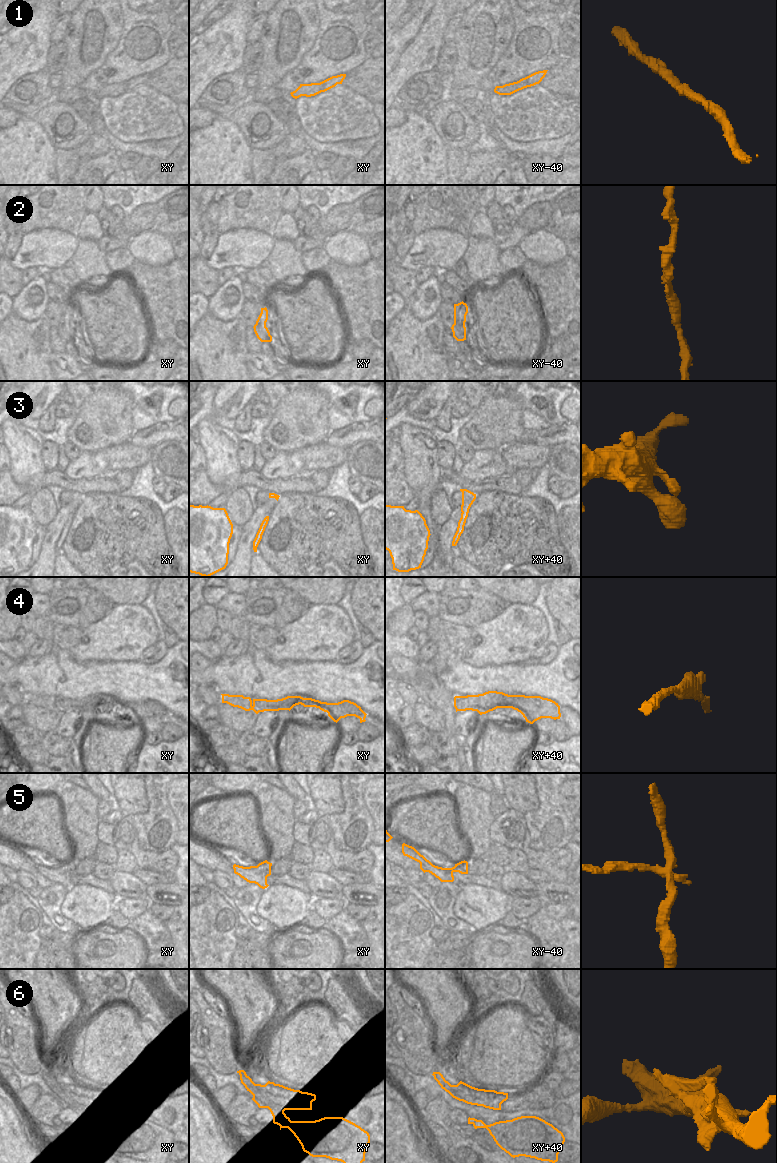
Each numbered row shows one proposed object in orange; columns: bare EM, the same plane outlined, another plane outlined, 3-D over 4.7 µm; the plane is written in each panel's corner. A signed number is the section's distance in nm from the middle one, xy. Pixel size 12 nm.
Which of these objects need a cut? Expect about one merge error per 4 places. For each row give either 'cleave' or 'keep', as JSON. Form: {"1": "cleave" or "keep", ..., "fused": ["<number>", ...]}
{"1": "keep", "2": "keep", "3": "keep", "4": "keep", "5": "cleave", "6": "keep", "fused": ["5"]}

